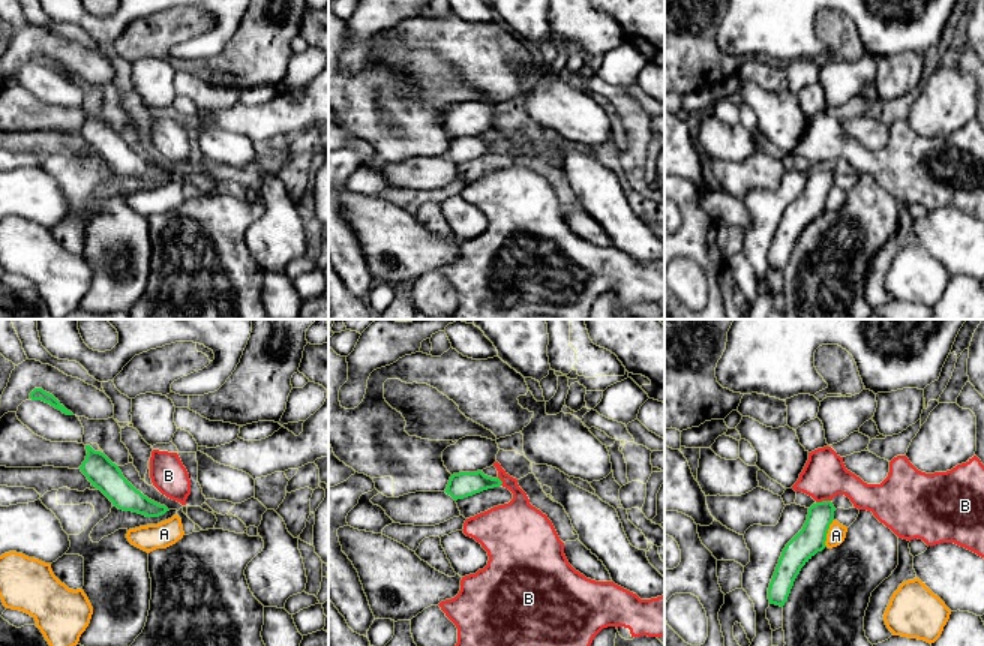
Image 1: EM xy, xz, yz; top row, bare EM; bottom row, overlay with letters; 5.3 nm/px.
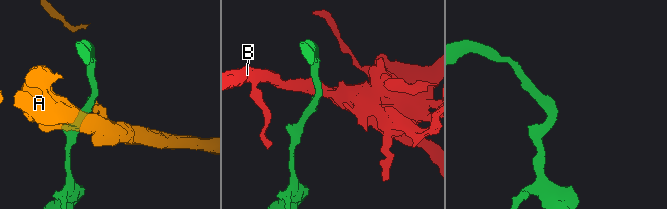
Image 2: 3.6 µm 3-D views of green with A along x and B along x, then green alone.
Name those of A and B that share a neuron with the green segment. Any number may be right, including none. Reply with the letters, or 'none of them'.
none of them

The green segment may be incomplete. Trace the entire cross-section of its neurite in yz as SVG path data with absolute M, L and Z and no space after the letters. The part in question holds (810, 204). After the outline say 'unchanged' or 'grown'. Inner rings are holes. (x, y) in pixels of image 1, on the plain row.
M831 165L816 166L808 172L802 193L786 208L768 252L770 268L783 271L801 232L826 210L826 198L834 184Z; unchanged

